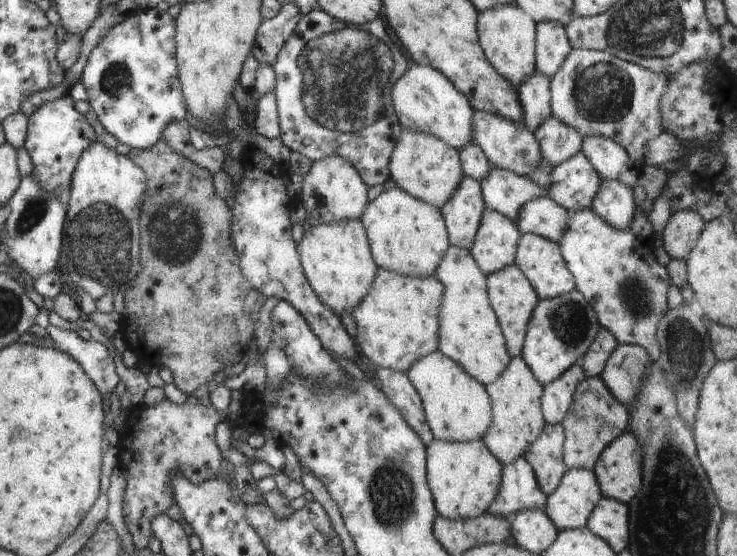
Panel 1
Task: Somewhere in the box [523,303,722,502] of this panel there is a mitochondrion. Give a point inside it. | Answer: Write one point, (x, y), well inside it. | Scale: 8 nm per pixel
(686, 349)

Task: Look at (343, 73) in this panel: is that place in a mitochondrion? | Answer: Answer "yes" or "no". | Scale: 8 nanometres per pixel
yes

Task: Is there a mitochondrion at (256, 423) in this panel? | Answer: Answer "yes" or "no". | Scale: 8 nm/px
no

